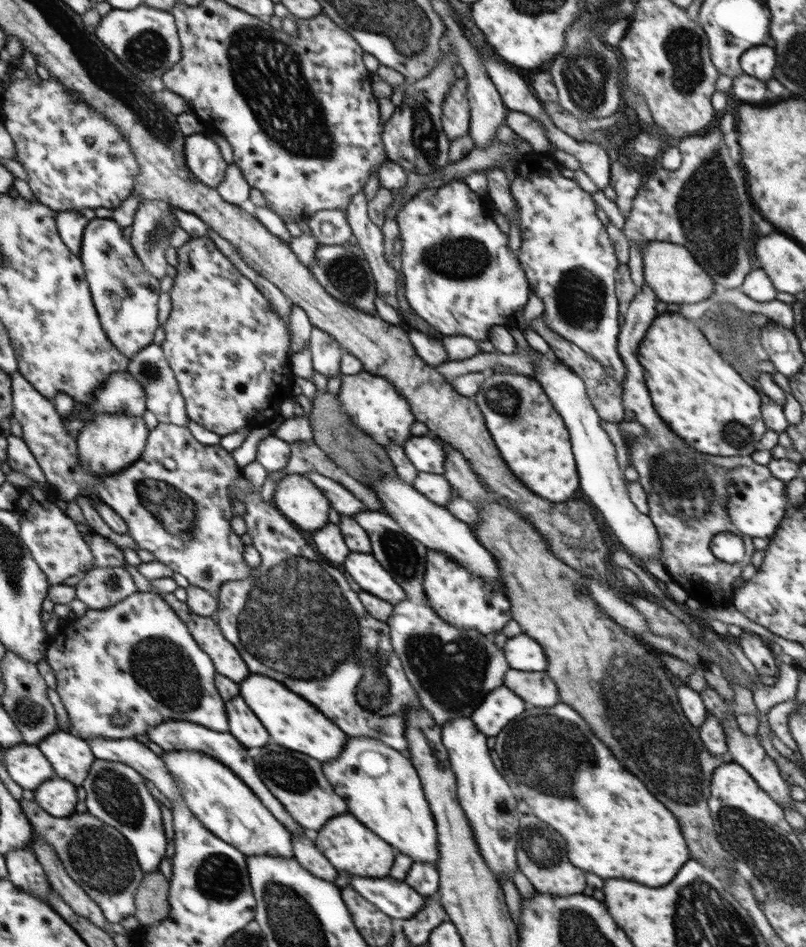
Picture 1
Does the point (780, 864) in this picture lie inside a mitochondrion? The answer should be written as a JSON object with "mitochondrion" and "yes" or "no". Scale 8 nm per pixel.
{"mitochondrion":"yes"}

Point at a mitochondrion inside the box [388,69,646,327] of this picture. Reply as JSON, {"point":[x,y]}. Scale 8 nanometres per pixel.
{"point":[465,258]}

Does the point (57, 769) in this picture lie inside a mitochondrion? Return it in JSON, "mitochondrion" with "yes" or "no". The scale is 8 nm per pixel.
{"mitochondrion":"no"}

